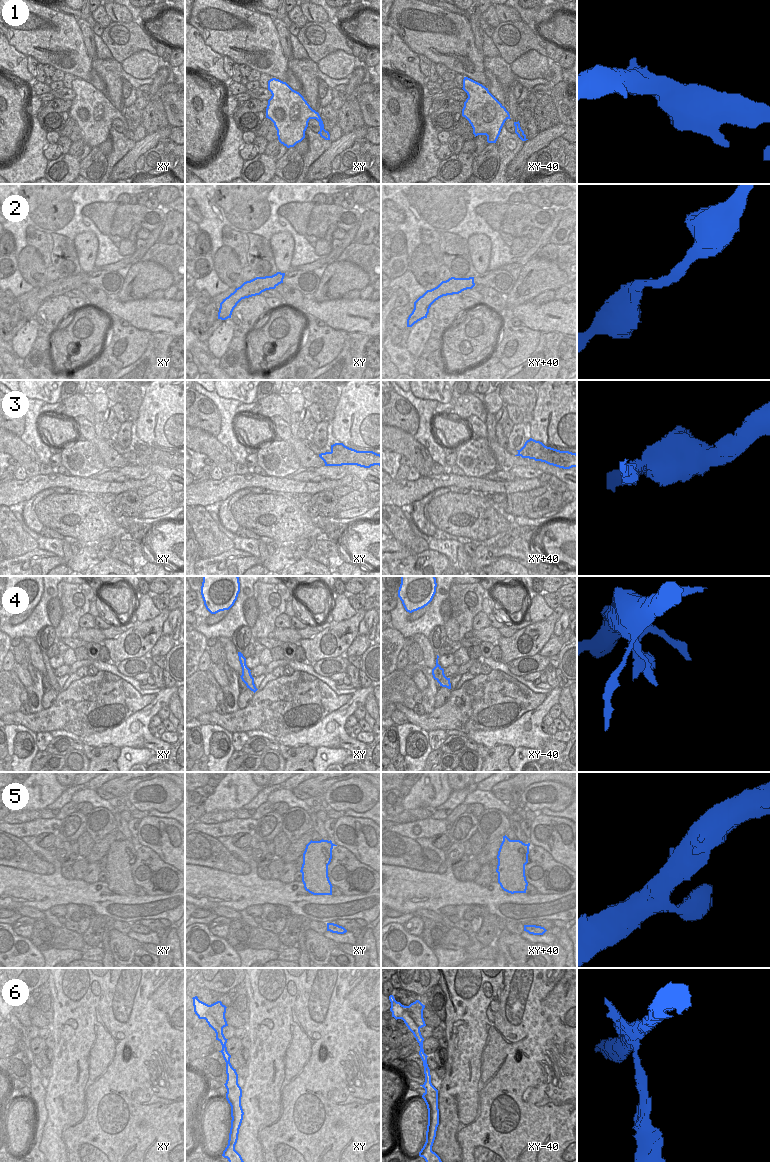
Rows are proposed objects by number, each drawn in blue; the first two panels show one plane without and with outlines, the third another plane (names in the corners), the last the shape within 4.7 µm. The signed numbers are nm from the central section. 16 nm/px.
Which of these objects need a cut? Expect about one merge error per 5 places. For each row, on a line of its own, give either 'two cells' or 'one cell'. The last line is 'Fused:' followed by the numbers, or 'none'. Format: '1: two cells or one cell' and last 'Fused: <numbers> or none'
1: one cell
2: one cell
3: one cell
4: one cell
5: one cell
6: two cells
Fused: 6

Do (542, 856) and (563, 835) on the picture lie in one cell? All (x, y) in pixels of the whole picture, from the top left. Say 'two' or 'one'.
two

